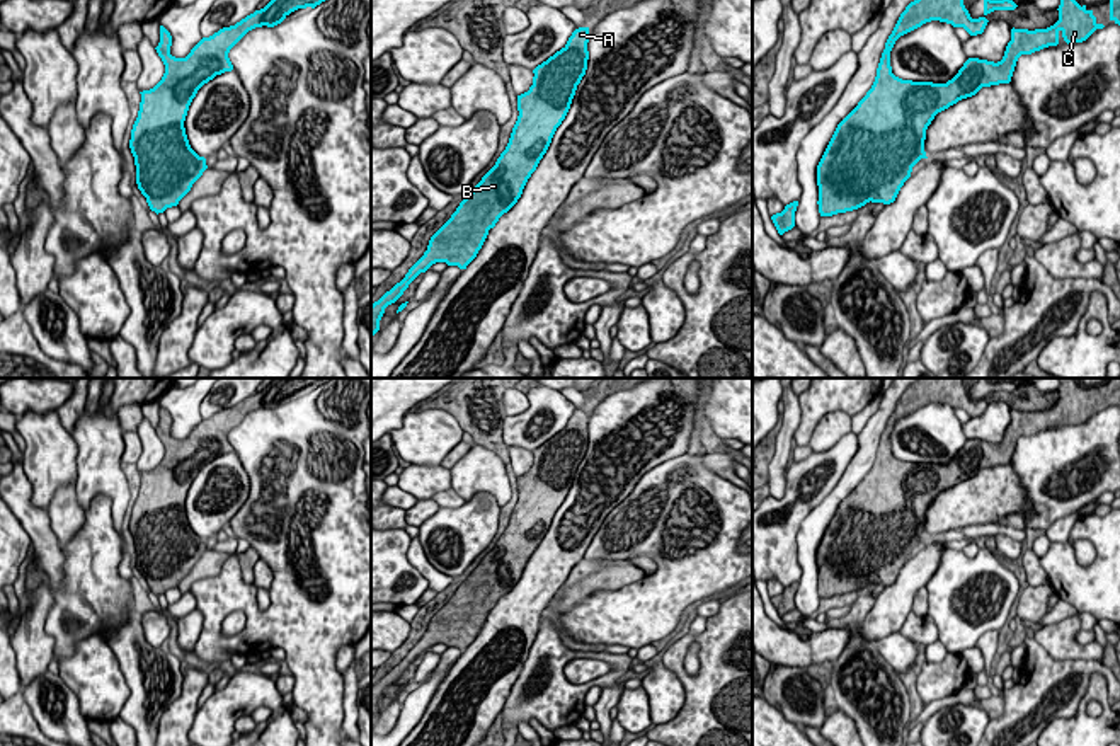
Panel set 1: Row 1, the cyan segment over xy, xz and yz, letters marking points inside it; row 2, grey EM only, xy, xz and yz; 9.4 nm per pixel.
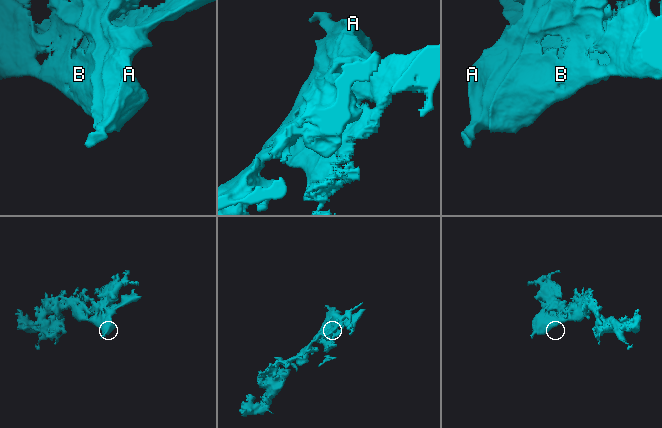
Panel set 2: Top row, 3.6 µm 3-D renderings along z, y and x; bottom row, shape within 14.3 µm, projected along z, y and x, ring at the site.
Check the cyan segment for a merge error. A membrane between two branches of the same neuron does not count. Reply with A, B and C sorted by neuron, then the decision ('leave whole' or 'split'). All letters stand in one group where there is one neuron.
A B C; leave whole

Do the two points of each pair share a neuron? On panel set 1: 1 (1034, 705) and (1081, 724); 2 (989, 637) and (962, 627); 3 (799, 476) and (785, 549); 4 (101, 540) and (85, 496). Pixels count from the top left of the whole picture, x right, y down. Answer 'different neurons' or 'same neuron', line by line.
1: different neurons
2: different neurons
3: same neuron
4: different neurons

